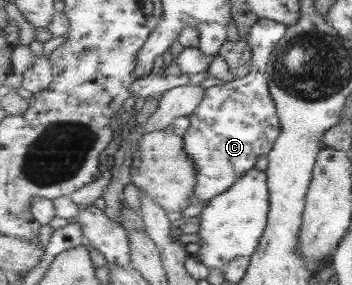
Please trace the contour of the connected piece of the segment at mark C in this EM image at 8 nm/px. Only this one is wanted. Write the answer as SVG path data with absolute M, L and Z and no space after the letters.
M259 18L259 21L252 27L250 36L246 39L252 47L253 69L246 78L238 78L230 83L216 85L206 89L206 98L196 109L196 112L189 115L190 126L184 132L185 149L192 158L196 167L196 189L193 195L193 203L200 200L210 201L214 197L226 193L246 173L256 167L256 161L260 155L269 154L275 147L275 141L283 131L282 122L279 118L279 111L276 110L276 101L272 98L271 87L266 71L268 70L269 59L276 50L280 41L287 35L289 28L286 25Z

